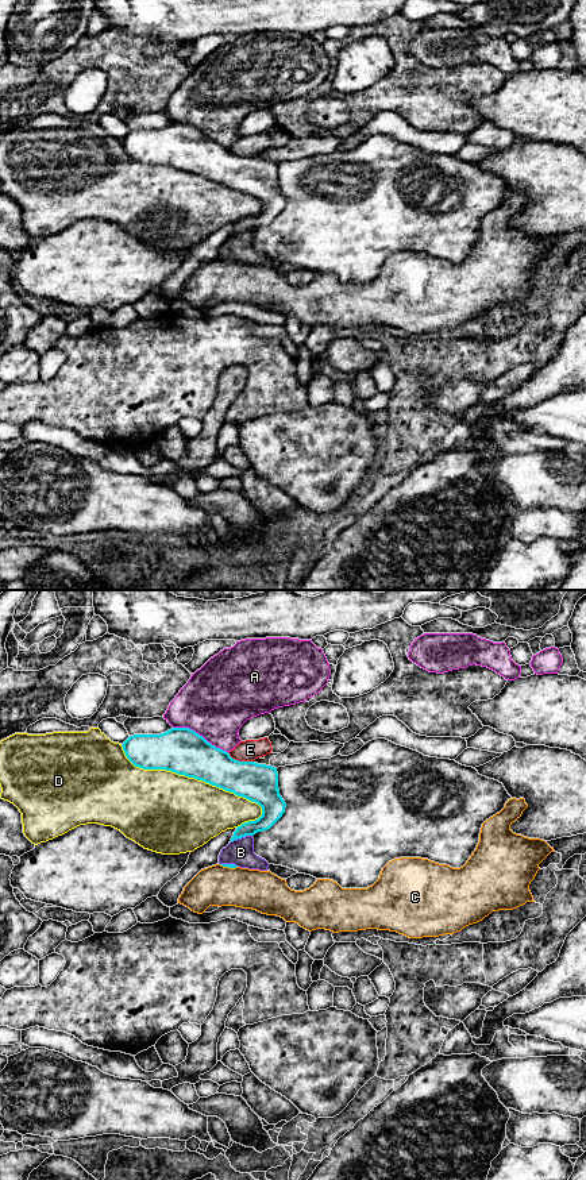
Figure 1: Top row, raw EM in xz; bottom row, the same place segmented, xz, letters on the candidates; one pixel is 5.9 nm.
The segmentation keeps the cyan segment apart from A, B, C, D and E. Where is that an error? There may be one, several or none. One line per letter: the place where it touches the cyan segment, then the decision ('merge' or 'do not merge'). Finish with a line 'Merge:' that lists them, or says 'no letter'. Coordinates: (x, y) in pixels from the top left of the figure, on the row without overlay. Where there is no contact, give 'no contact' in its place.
A: xz (199, 130) | do not merge
B: xz (241, 232) | do not merge
C: xz (228, 262) | do not merge
D: xz (191, 172) | do not merge
E: xz (241, 157) | do not merge
Merge: no letter

